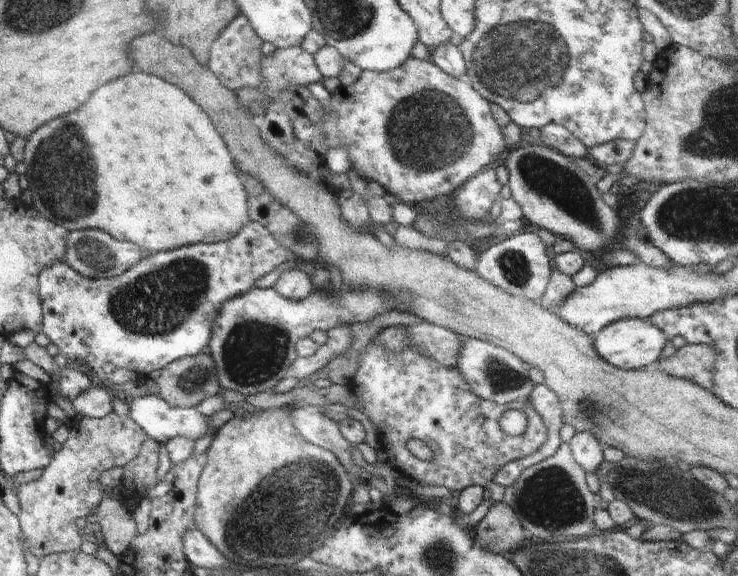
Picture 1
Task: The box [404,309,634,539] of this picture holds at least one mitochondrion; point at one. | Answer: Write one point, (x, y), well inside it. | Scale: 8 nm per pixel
(550, 498)

